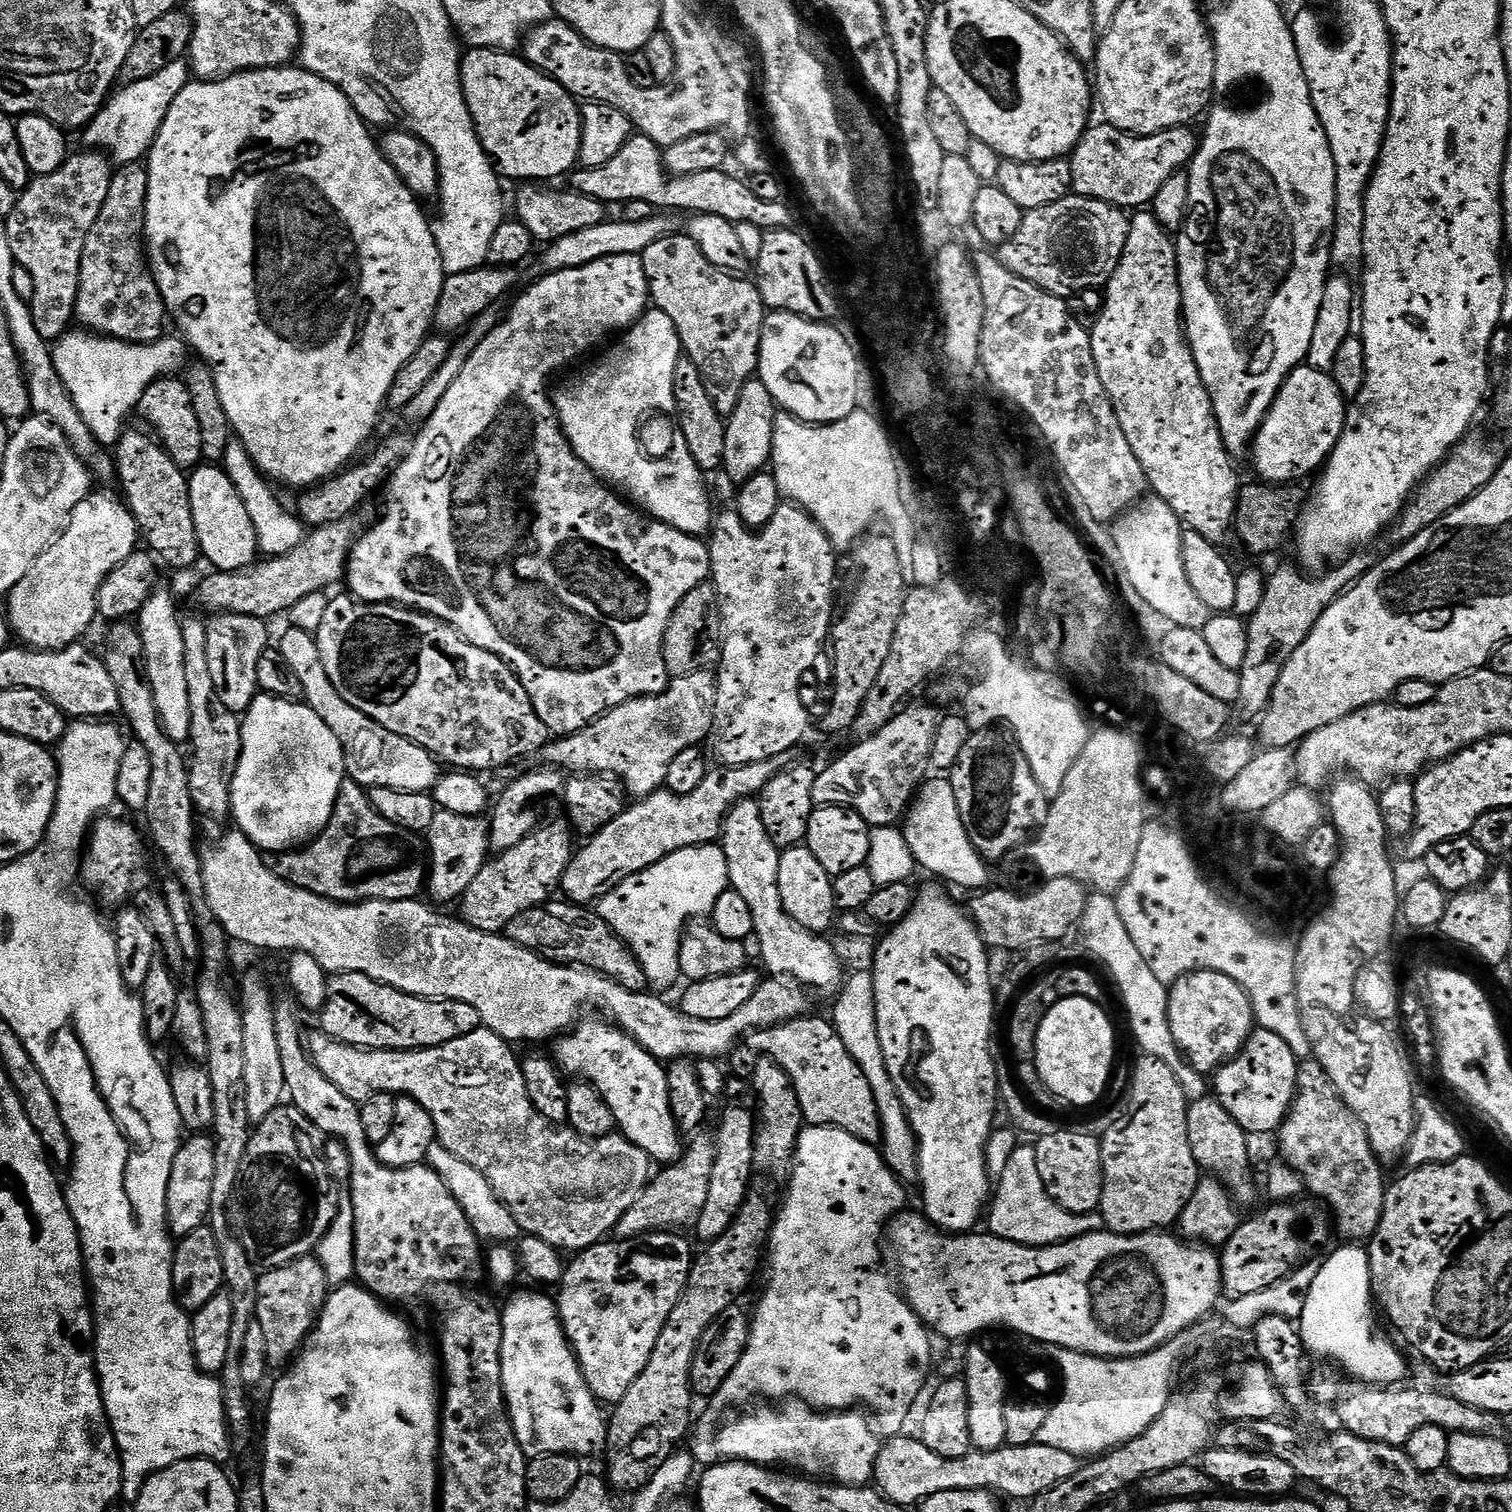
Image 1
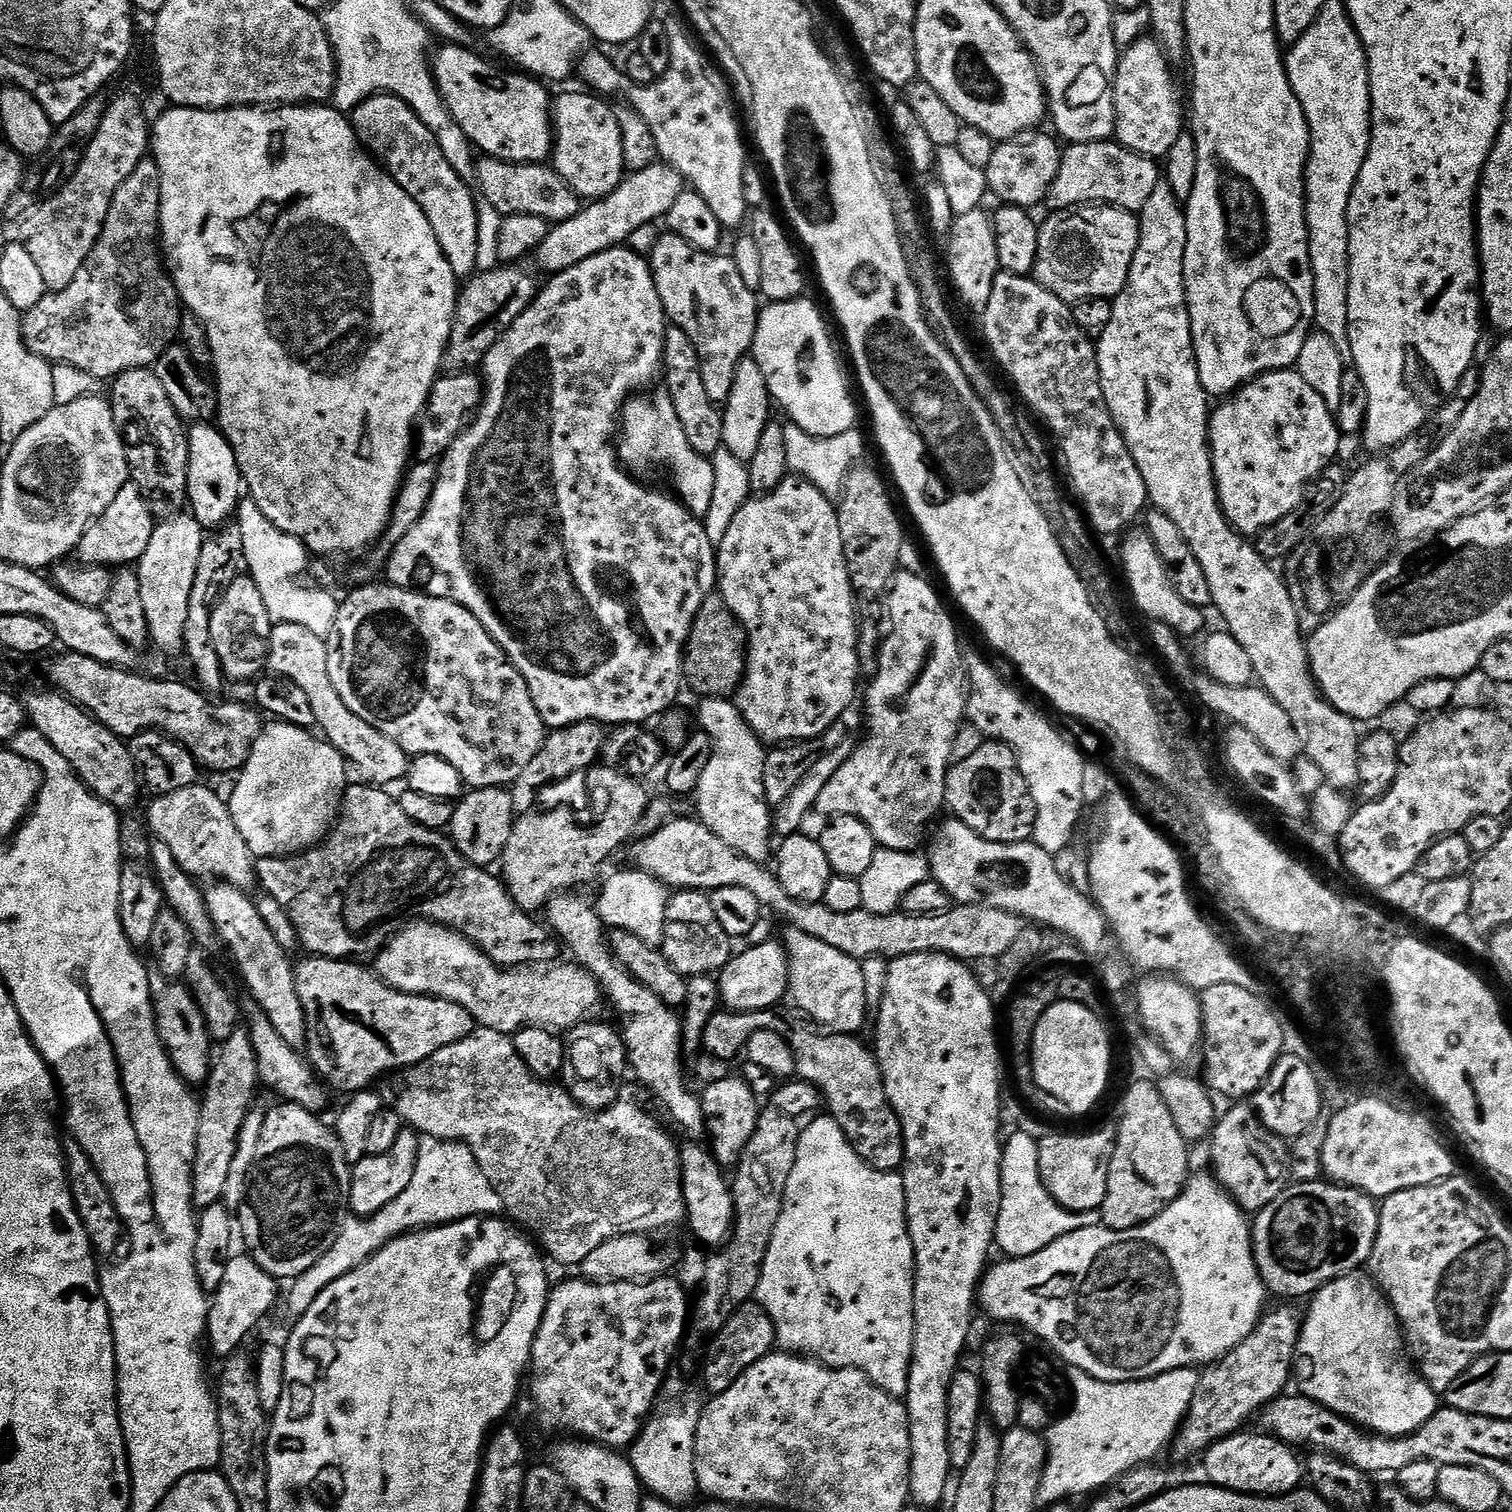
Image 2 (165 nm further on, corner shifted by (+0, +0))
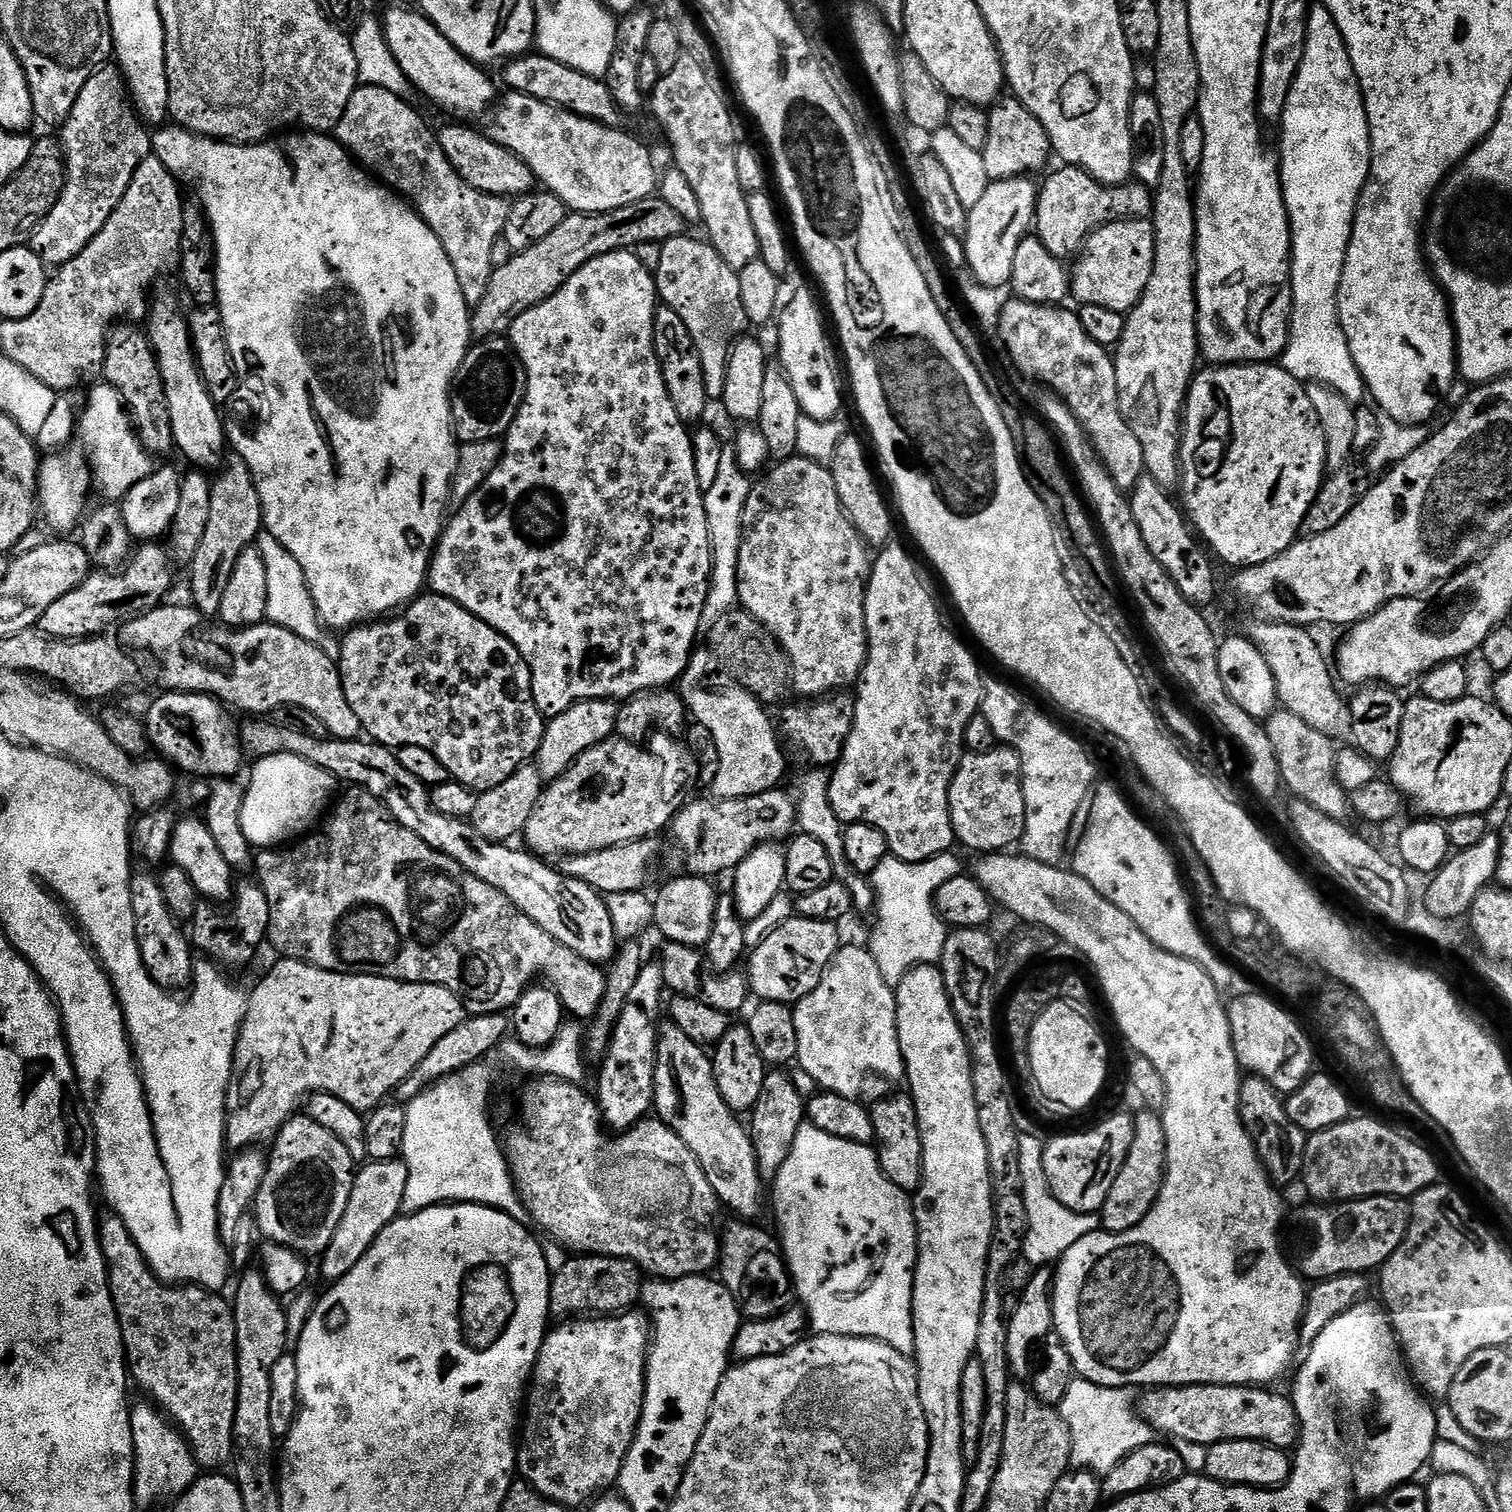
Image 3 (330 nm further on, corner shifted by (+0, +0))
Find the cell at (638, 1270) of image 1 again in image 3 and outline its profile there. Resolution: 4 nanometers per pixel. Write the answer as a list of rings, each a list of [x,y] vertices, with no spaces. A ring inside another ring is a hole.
[[[629,1310],[614,1316],[596,1316],[595,1318],[568,1318],[556,1329],[553,1327],[547,1333],[540,1347],[540,1353],[536,1359],[536,1367],[532,1369],[530,1387],[526,1392],[526,1415],[522,1420],[522,1435],[518,1440],[516,1454],[516,1467],[522,1479],[528,1483],[538,1494],[550,1498],[554,1502],[564,1505],[565,1509],[580,1508],[591,1505],[601,1494],[607,1493],[608,1488],[617,1483],[620,1471],[624,1465],[624,1459],[628,1456],[630,1446],[636,1437],[636,1431],[640,1428],[640,1419],[644,1413],[644,1391],[647,1382],[647,1360],[649,1343],[652,1339],[653,1327],[649,1317],[643,1311]]]

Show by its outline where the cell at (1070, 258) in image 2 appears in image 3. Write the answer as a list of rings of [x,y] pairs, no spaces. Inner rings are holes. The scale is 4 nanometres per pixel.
[[[1151,219],[1115,220],[1095,228],[1070,268],[1070,292],[1077,305],[1106,306],[1125,314],[1140,301],[1154,270],[1154,226]]]

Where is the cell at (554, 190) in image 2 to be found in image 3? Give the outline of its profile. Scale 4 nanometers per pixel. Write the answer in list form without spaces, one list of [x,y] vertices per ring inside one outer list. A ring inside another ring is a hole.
[[[452,122],[449,128],[444,128],[438,132],[438,139],[450,166],[454,166],[456,173],[462,177],[474,190],[485,192],[491,196],[502,196],[505,198],[519,198],[527,196],[529,192],[537,187],[536,176],[510,150],[506,150],[498,142],[494,142],[483,131],[475,132],[468,128],[467,123]]]

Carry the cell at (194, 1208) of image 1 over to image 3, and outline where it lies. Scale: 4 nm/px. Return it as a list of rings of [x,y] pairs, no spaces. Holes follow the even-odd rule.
[[[277,959],[277,964],[269,970],[268,976],[264,976],[256,984],[256,989],[251,989],[248,997],[248,1009],[244,1015],[244,1021],[240,1027],[240,1037],[236,1043],[236,1053],[232,1063],[232,1081],[228,1087],[228,1121],[224,1123],[224,1135],[229,1149],[243,1150],[245,1148],[255,1148],[267,1145],[276,1139],[282,1130],[282,1126],[290,1117],[297,1115],[302,1098],[309,1094],[323,1094],[342,1098],[346,1106],[354,1106],[362,1114],[367,1114],[374,1108],[379,1108],[395,1093],[396,1088],[413,1074],[415,1067],[428,1054],[450,1030],[454,1030],[463,1020],[466,1019],[466,1005],[464,1001],[458,999],[450,990],[446,990],[437,984],[403,984],[400,980],[391,980],[381,976],[351,976],[345,972],[331,972],[315,968],[312,964],[307,964],[301,960]]]

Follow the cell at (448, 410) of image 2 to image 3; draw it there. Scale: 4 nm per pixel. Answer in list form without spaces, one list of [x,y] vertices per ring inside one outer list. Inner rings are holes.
[[[493,338],[473,343],[462,366],[456,371],[452,398],[452,430],[460,444],[500,440],[509,430],[524,401],[528,379],[520,357],[504,338]]]

